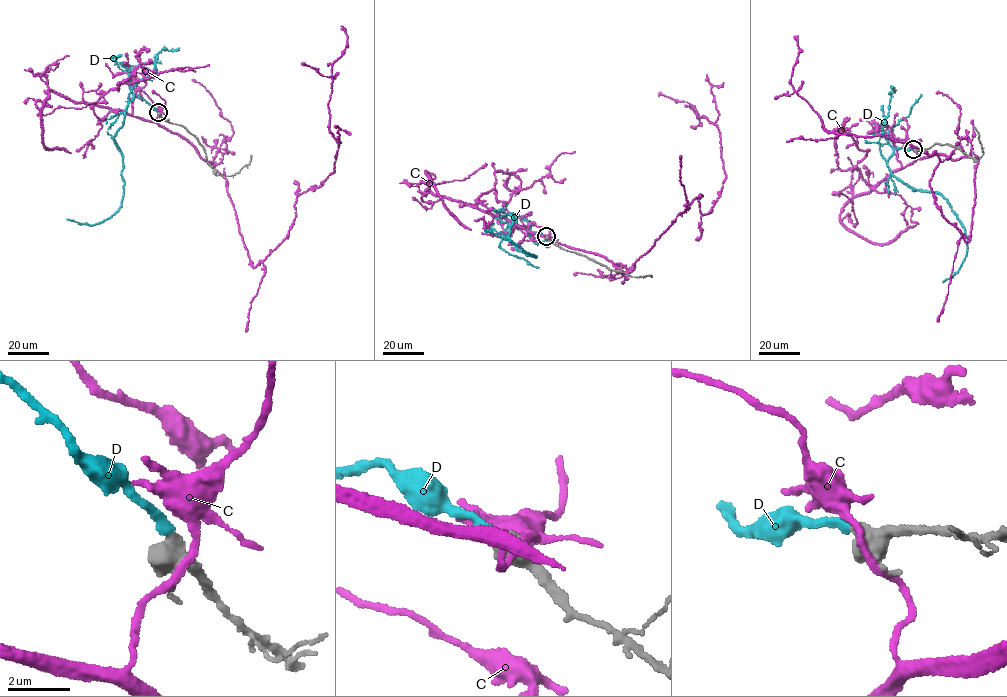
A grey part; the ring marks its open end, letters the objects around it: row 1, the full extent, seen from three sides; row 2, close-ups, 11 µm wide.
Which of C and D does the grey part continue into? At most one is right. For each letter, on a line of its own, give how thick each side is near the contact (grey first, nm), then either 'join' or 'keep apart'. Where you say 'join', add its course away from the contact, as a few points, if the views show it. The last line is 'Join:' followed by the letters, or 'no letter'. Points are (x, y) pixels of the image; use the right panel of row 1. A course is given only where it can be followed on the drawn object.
C: 440 nm thick on the grey side, 260 nm on the other; keep apart
D: 600 nm thick on the grey side, 260 nm on the other; join; it runs (913, 149), (896, 148), (887, 162), (890, 172), (915, 190), (941, 195), (967, 239), (958, 270), (943, 282)
Join: D

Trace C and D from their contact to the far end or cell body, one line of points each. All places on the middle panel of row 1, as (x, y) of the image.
C: (547, 237), (625, 272), (700, 195), (708, 213), (726, 177), (719, 131), (690, 105), (700, 123), (690, 126)
D: (546, 236), (517, 228), (511, 215), (509, 239), (515, 248), (535, 257), (511, 241), (483, 230)

